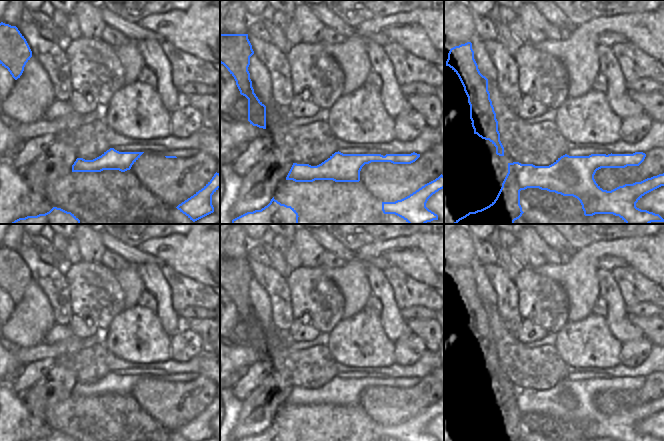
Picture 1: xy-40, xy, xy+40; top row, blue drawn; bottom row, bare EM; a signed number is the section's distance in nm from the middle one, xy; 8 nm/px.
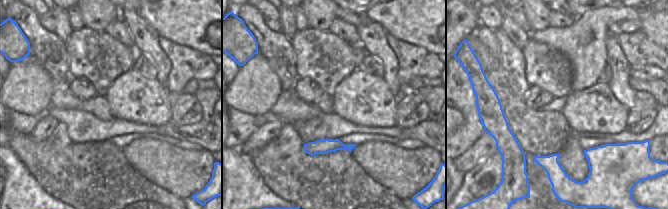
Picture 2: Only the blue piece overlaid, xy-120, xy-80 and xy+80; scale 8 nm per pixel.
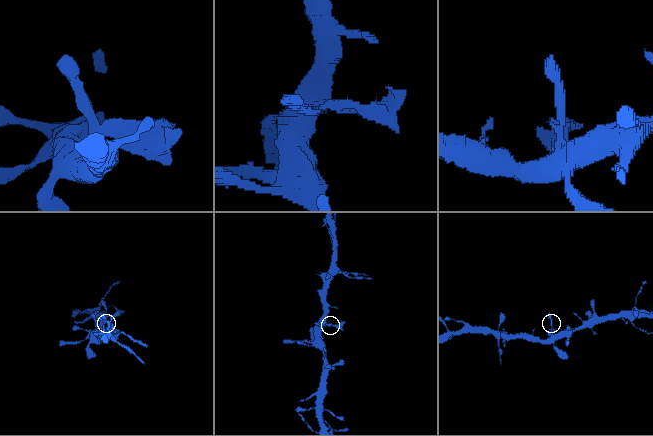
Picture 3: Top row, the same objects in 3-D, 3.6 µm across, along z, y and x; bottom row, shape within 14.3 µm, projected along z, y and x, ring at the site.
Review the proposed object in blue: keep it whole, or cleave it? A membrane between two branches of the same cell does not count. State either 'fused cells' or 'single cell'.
single cell

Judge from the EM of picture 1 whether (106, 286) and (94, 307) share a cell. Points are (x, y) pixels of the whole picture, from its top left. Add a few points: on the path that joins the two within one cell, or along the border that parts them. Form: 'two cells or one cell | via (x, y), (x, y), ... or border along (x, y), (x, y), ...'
one cell | via (101, 291), (98, 294), (98, 302)

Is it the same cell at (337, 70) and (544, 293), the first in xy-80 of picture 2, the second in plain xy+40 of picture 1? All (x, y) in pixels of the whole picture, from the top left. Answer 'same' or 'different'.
same

